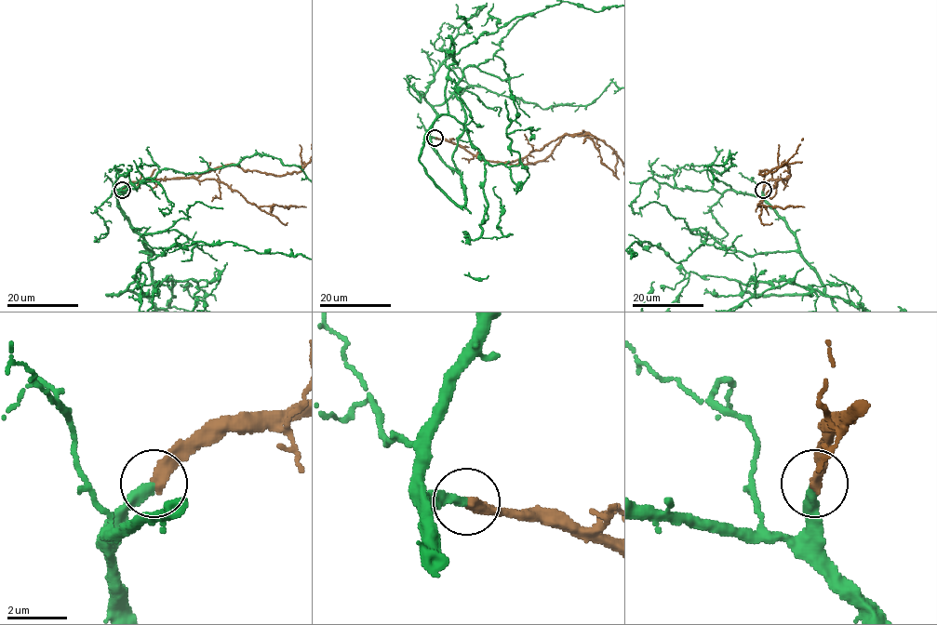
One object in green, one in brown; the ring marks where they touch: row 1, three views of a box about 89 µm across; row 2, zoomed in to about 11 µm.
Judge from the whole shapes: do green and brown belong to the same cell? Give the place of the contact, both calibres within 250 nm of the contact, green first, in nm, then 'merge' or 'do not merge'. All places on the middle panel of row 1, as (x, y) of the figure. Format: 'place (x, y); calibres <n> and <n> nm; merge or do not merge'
place (435, 138); calibres 340 and 400 nm; merge

